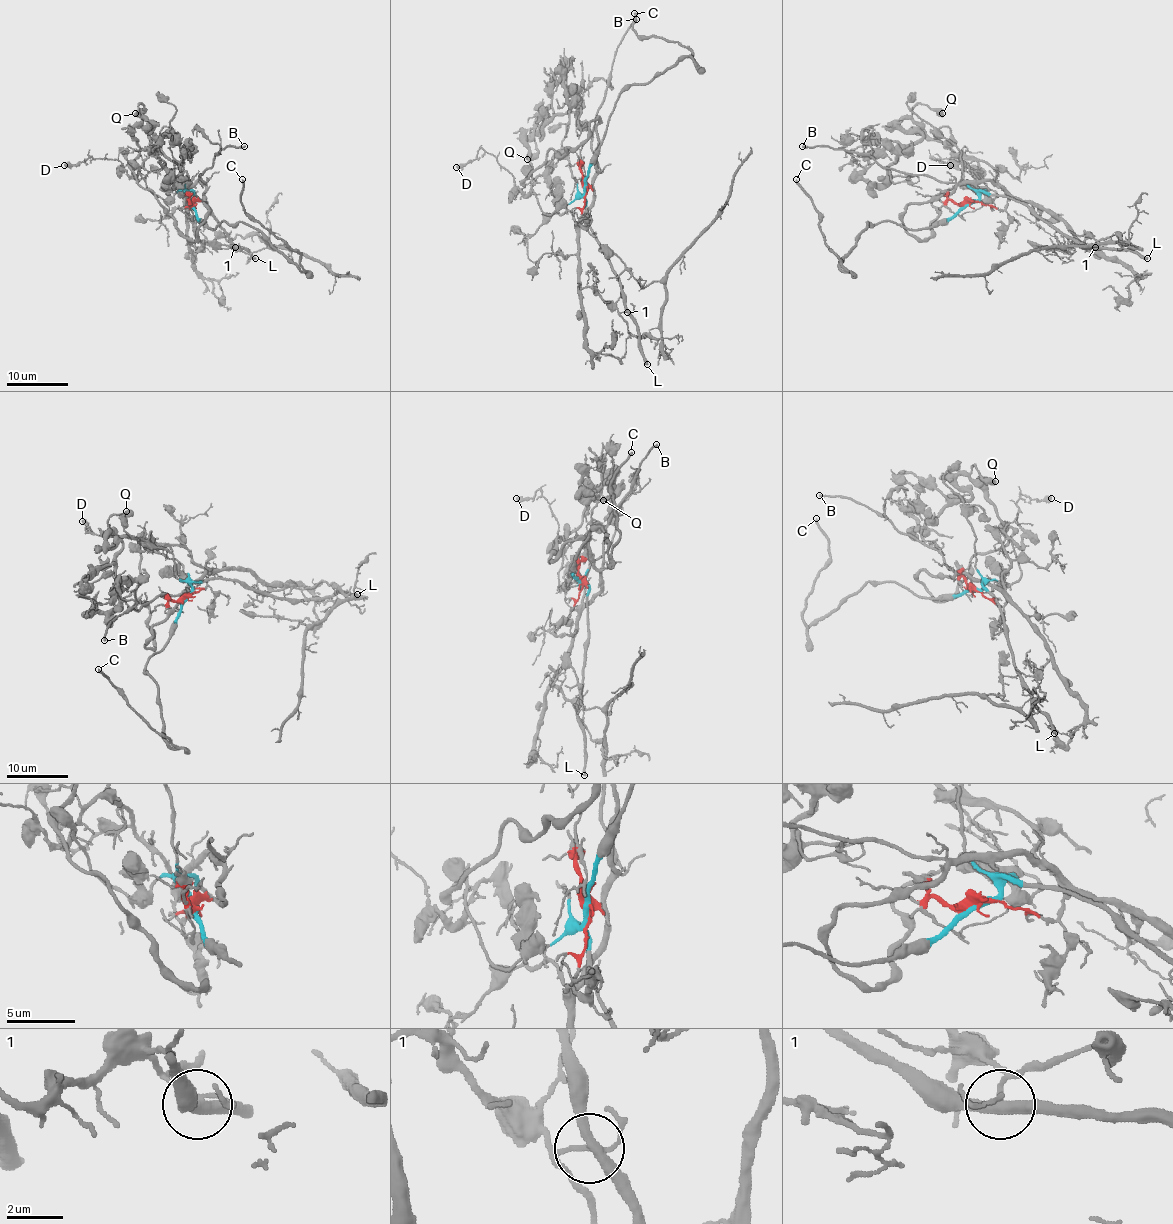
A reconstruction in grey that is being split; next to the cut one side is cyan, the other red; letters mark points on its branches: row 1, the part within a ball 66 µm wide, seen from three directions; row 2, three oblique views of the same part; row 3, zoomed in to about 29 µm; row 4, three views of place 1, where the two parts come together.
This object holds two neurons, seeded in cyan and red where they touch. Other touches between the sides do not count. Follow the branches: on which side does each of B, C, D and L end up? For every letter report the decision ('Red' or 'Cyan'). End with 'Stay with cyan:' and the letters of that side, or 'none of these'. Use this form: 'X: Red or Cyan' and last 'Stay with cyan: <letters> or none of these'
B: Red
C: Cyan
D: Red
L: Cyan
Stay with cyan: C, L

